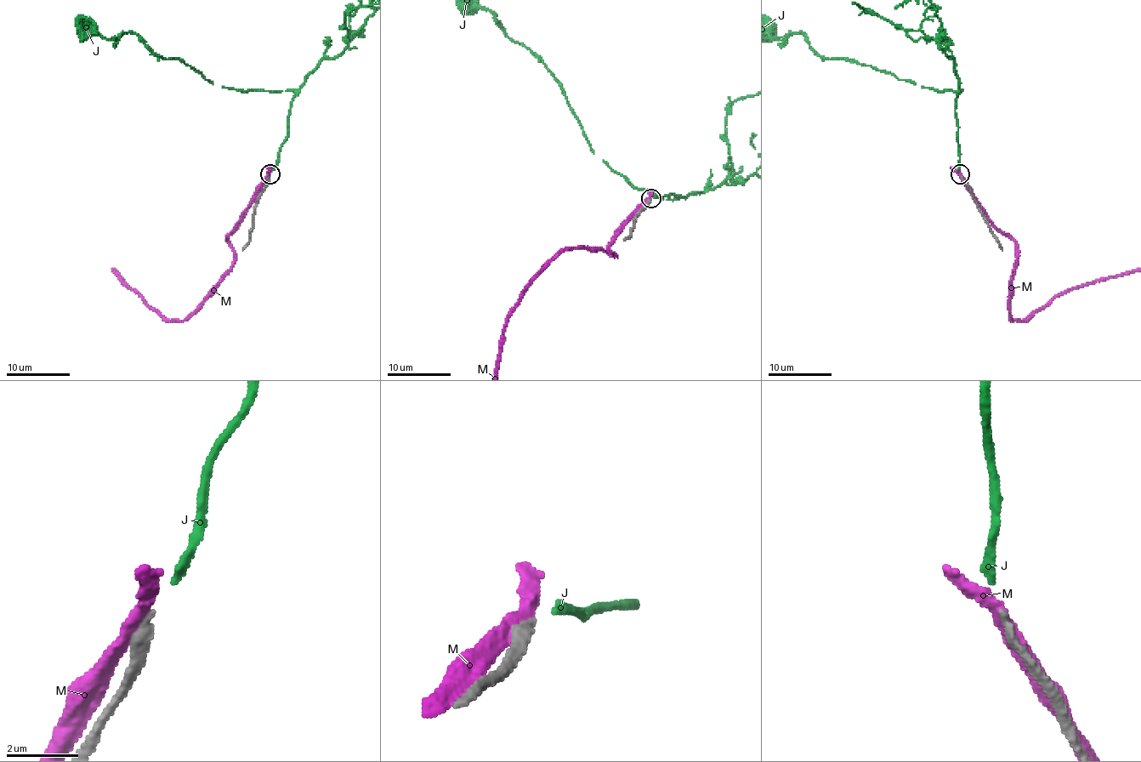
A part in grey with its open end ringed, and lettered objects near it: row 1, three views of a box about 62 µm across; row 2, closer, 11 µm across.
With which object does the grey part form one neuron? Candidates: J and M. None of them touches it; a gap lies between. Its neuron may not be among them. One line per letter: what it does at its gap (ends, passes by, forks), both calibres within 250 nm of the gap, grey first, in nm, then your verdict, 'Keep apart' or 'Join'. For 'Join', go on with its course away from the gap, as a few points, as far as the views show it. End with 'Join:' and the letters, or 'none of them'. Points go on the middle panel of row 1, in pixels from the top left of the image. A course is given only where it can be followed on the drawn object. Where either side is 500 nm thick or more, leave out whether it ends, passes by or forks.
J: It ends there. Thickness 200 nm (grey) against 200 nm. Join. Its course: (654, 197), (676, 196), (661, 199), (634, 188), (593, 153), (546, 65), (507, 35), (489, 11), (467, 2)
M: It passes by. Thickness 200 nm (grey) against 360 nm. Keep apart
Join: J

